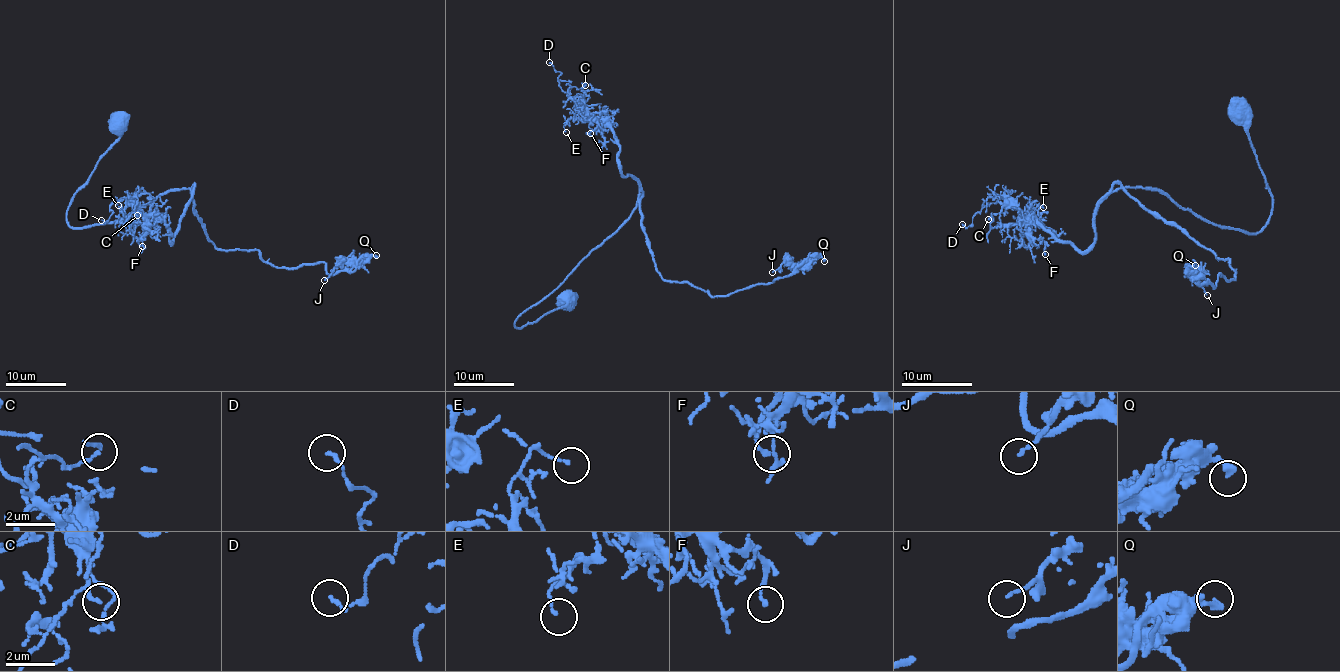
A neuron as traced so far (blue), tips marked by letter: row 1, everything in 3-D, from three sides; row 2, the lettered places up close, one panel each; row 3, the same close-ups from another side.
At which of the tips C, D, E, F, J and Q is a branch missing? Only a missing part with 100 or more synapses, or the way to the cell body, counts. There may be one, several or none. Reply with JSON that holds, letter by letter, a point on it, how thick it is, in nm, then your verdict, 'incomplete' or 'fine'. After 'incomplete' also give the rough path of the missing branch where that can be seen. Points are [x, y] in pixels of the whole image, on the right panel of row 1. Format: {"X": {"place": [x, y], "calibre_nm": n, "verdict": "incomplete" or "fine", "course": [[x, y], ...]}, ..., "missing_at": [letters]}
{"C": {"place": [988, 219], "calibre_nm": 90, "verdict": "fine"}, "D": {"place": [962, 224], "calibre_nm": 130, "verdict": "fine"}, "E": {"place": [1043, 207], "calibre_nm": 110, "verdict": "fine"}, "F": {"place": [1045, 254], "calibre_nm": 150, "verdict": "fine"}, "J": {"place": [1207, 295], "calibre_nm": 130, "verdict": "fine"}, "Q": {"place": [1195, 265], "calibre_nm": 240, "verdict": "fine"}, "missing_at": []}

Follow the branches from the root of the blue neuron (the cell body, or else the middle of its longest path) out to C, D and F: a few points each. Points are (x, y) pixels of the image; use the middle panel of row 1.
C: (566, 302), (515, 326), (638, 197), (638, 183), (620, 169), (616, 135), (567, 91), (585, 85)
D: (566, 302), (515, 326), (629, 216), (638, 183), (620, 169), (616, 135), (561, 88), (549, 62)
F: (566, 302), (515, 326), (629, 216), (638, 197), (638, 183), (620, 169), (616, 135), (598, 120), (590, 133)

